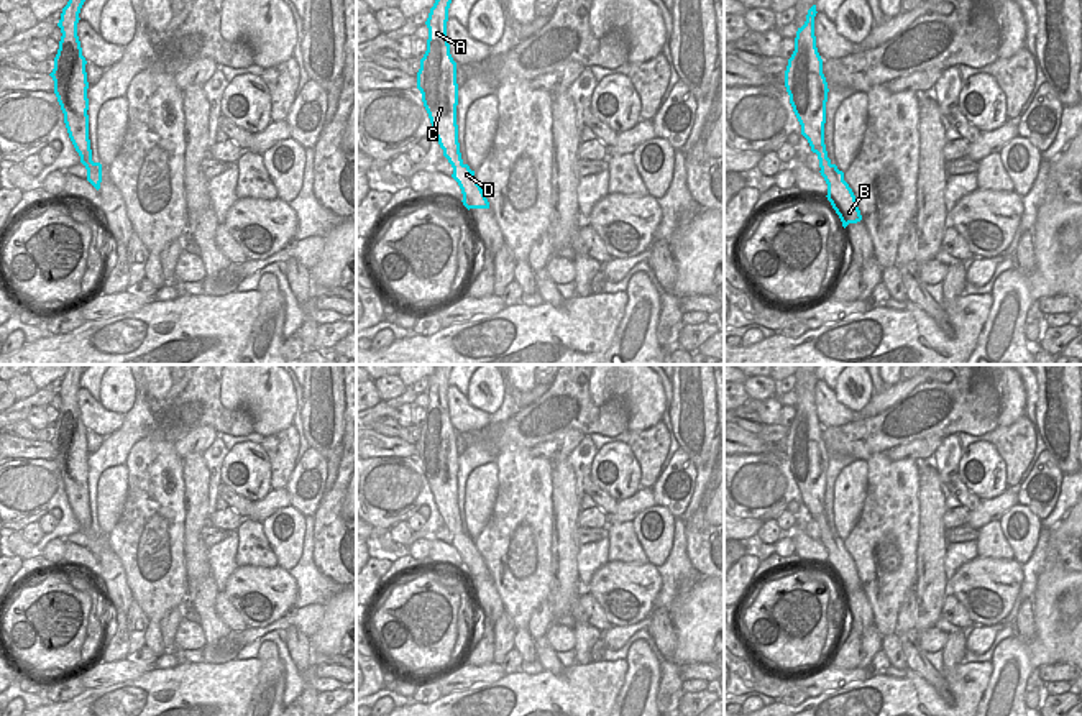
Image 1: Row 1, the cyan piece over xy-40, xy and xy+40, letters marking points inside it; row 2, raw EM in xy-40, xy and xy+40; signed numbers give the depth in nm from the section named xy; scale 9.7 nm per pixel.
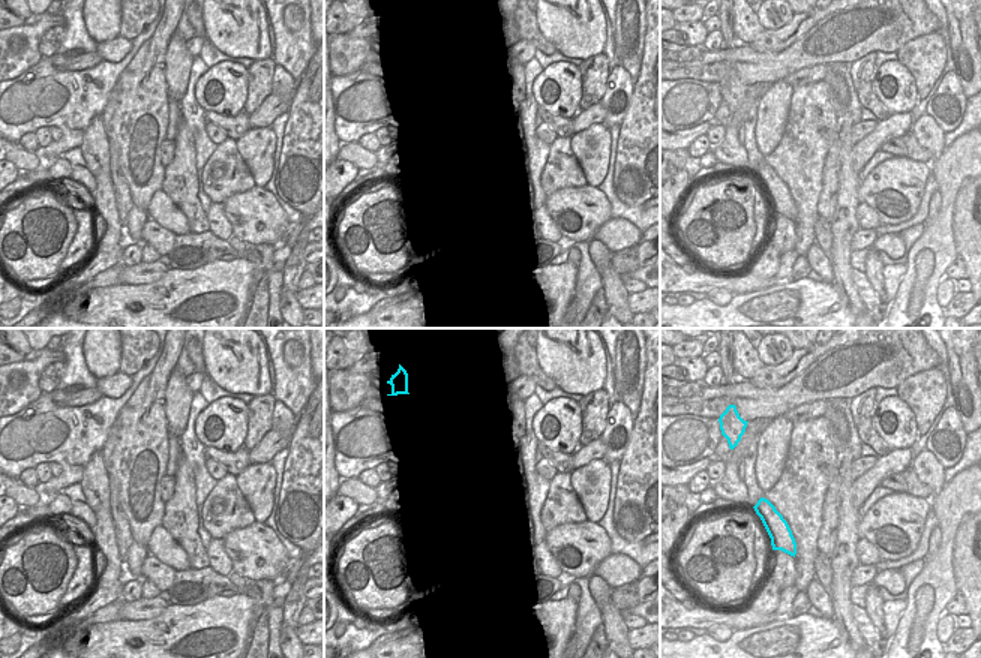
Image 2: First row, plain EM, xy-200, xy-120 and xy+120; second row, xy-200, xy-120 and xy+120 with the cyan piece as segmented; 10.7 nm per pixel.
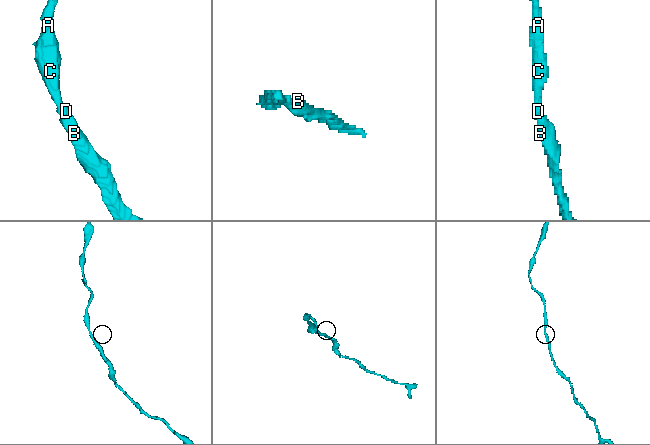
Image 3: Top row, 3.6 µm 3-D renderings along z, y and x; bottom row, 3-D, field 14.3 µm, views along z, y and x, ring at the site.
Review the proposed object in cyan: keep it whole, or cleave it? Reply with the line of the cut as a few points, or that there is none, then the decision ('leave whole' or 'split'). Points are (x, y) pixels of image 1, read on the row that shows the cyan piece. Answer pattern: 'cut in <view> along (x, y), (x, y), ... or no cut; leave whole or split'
no cut; leave whole

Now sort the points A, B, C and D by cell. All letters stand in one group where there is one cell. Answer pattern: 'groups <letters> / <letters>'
groups A B C D

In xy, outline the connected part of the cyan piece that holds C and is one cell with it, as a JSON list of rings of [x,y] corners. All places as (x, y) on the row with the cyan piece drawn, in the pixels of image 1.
[[[435,0],[425,21],[429,28],[427,51],[420,59],[417,89],[422,94],[435,136],[443,156],[453,168],[452,177],[463,194],[463,205],[470,209],[489,209],[489,202],[475,177],[475,171],[463,163],[458,143],[456,105],[456,62],[450,54],[447,36],[448,8],[452,0]]]

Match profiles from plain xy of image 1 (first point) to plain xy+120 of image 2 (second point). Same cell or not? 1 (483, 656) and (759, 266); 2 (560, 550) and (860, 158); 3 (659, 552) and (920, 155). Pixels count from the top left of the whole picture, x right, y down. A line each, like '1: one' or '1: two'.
1: one
2: two
3: two

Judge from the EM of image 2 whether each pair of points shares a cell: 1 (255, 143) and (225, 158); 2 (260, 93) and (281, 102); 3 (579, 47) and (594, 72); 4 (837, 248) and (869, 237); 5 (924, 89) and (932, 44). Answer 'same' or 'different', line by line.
1: different
2: different
3: different
4: different
5: same

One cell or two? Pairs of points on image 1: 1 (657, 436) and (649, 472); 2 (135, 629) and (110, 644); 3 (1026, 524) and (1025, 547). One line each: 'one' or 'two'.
1: one
2: two
3: one

